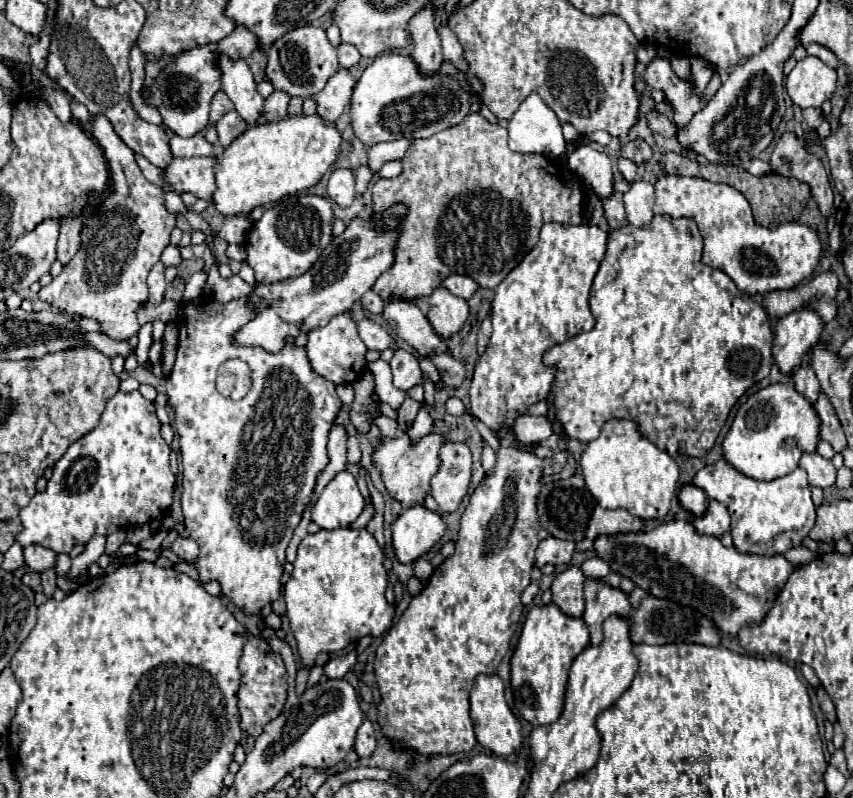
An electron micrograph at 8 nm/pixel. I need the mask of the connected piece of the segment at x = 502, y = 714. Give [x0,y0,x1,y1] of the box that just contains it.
[469,675,523,757]

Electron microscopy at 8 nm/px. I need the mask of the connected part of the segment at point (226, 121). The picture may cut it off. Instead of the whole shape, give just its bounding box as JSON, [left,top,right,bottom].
[217,111,249,147]

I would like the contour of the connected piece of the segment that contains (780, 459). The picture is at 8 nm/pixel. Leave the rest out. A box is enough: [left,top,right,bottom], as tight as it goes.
[723,383,819,481]

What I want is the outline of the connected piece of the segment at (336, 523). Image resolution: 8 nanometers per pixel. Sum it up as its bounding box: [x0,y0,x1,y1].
[313,471,365,529]

